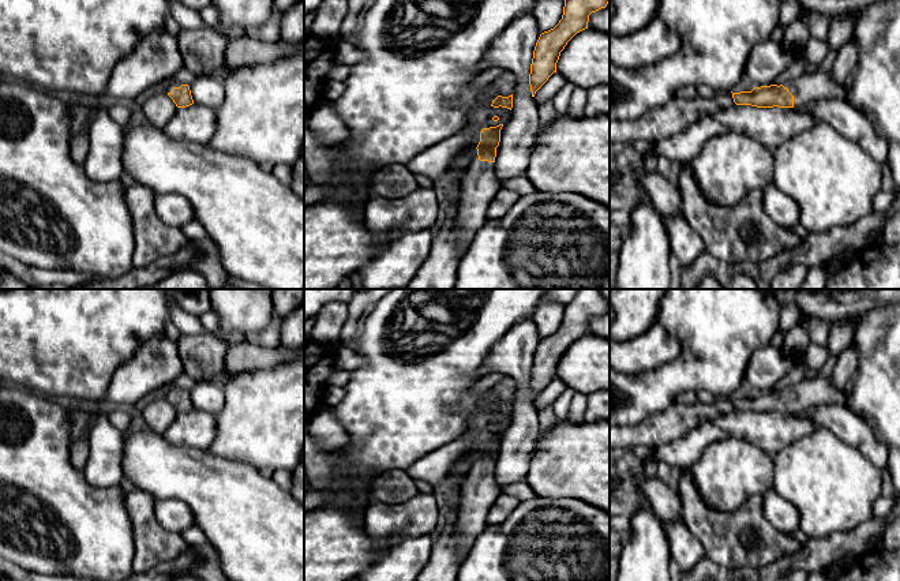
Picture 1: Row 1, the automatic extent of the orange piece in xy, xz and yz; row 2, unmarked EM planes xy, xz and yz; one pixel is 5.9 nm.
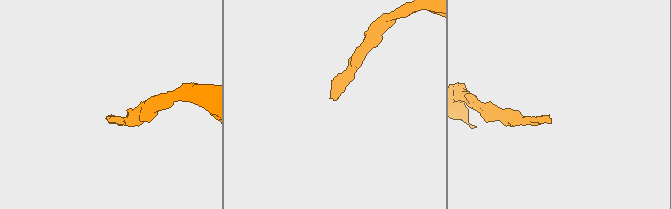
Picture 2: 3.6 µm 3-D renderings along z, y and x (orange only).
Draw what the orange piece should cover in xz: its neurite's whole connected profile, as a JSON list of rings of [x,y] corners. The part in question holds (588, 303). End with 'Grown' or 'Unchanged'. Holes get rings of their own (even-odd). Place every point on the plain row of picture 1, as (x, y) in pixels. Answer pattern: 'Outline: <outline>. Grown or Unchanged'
Outline: [[[580,289],[575,297],[565,306],[559,329],[540,340],[530,370],[529,390],[532,402],[556,378],[556,368],[567,348],[580,337],[588,334],[589,321],[610,308],[610,300],[600,289]]]. Unchanged

